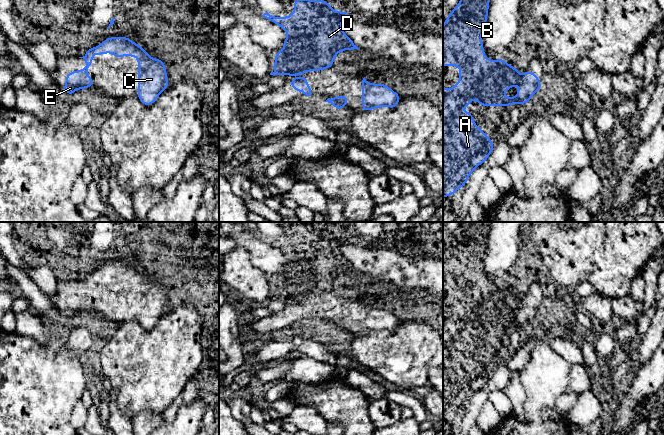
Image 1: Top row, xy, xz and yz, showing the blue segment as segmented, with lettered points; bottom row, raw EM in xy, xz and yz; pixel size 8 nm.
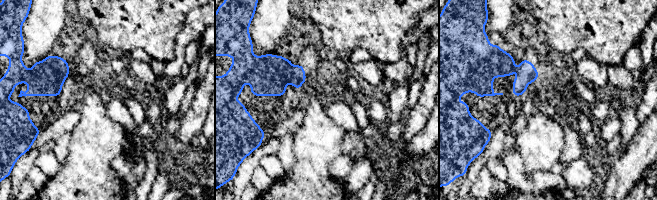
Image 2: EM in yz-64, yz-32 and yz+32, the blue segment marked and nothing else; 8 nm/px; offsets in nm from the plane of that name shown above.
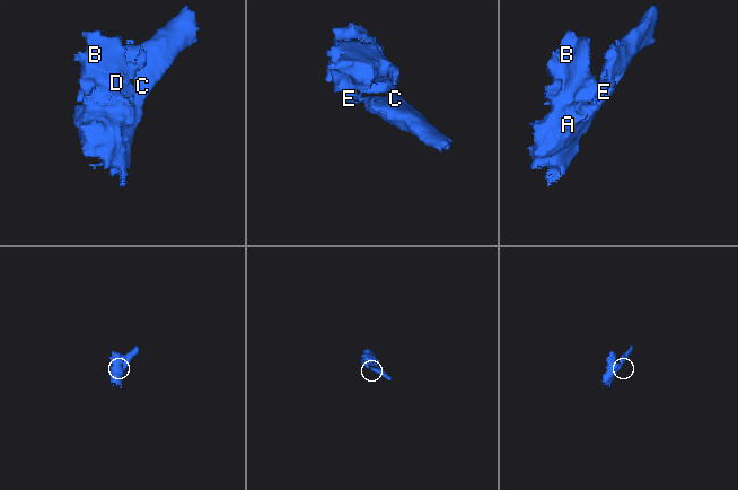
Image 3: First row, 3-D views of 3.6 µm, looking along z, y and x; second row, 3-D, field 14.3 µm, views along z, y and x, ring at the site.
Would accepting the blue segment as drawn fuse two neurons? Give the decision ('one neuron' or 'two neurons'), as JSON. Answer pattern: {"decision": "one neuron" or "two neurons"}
{"decision": "one neuron"}

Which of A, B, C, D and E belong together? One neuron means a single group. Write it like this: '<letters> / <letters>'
A B C D E

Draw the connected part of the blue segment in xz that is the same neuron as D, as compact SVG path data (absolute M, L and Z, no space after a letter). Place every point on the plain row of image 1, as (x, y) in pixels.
M295 223L292 239L275 241L266 236L262 240L279 249L288 257L288 261L283 266L284 273L275 278L273 292L276 295L272 295L270 299L283 300L306 297L307 295L321 295L333 291L333 284L338 276L359 274L341 251L341 246L351 244L352 239L347 236L333 235L326 224Z

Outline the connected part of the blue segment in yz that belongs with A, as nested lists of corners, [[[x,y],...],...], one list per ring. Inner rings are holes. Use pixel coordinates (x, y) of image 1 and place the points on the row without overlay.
[[[461,222],[459,228],[452,234],[452,236],[448,239],[445,244],[445,248],[443,249],[443,289],[444,290],[458,290],[460,292],[459,297],[459,306],[454,309],[451,313],[443,311],[443,422],[446,420],[450,420],[456,417],[456,415],[460,411],[464,411],[467,403],[469,402],[470,398],[474,395],[476,391],[481,389],[483,386],[487,385],[488,380],[492,377],[494,372],[494,367],[490,364],[490,362],[482,355],[481,352],[478,352],[474,347],[474,343],[472,341],[471,336],[460,336],[460,333],[463,333],[469,329],[474,322],[477,323],[477,327],[481,330],[511,330],[515,326],[517,328],[526,328],[529,327],[530,322],[538,313],[542,313],[542,309],[539,307],[539,301],[537,301],[534,297],[529,294],[526,294],[524,299],[520,300],[520,295],[515,293],[513,290],[509,289],[506,285],[502,284],[502,281],[499,281],[495,285],[491,285],[490,283],[485,281],[484,278],[484,271],[482,269],[482,257],[485,252],[487,246],[487,239],[489,233],[489,225],[490,222]],[[517,308],[521,308],[518,312],[518,318],[516,321],[504,321],[503,316],[509,314],[512,310]]]

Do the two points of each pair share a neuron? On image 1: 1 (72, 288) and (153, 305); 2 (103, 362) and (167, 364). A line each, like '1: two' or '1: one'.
1: one
2: one

